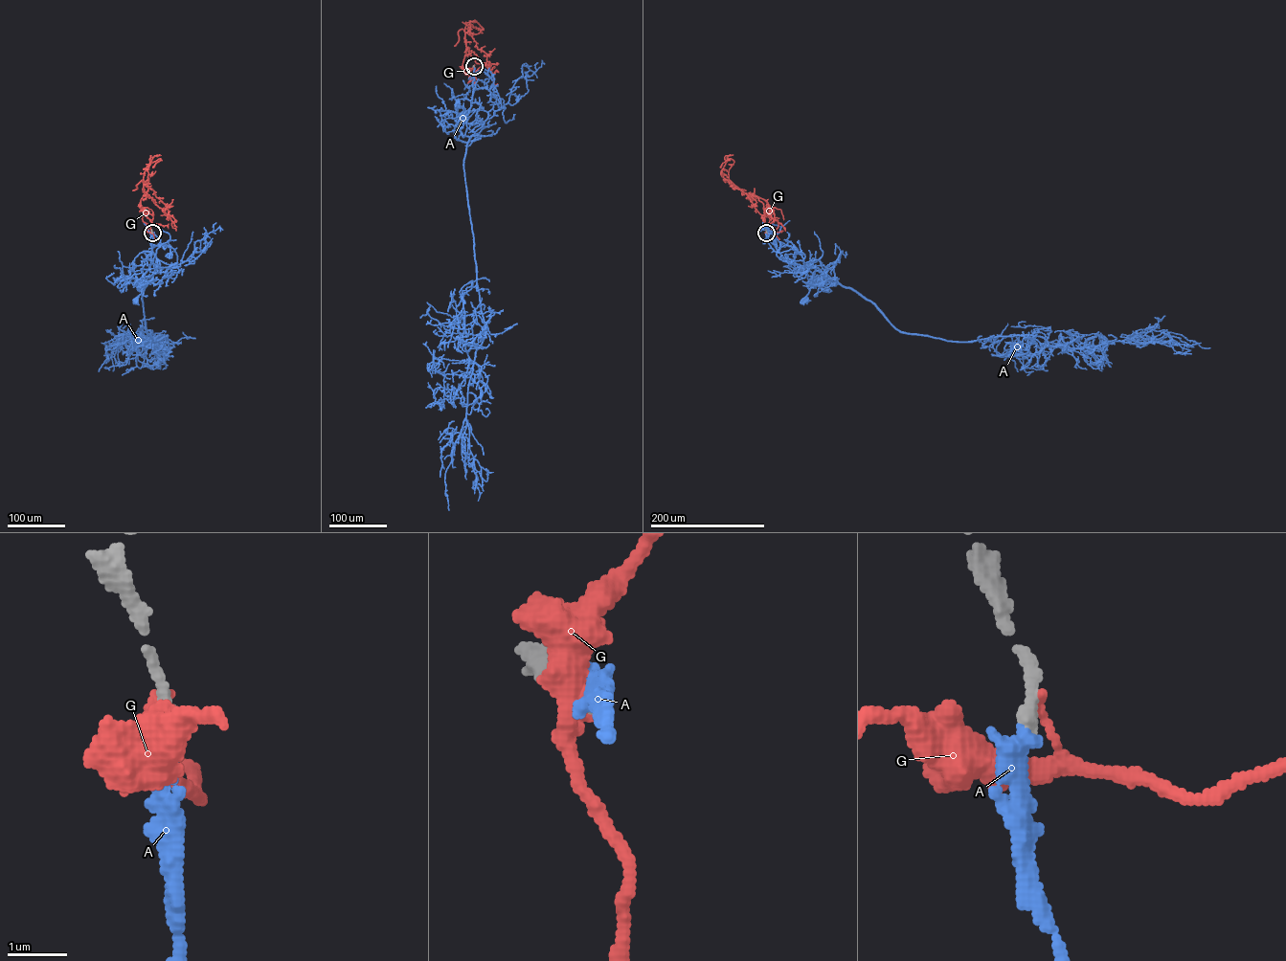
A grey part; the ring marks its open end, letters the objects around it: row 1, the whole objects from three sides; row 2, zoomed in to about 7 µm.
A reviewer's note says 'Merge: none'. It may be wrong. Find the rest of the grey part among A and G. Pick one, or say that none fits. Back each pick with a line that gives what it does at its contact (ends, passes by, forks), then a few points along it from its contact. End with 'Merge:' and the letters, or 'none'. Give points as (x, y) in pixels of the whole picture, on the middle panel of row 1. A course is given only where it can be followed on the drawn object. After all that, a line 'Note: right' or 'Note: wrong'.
A: It ends there. Its course: (474, 66), (471, 107), (460, 119), (463, 109), (457, 104)
Merge: A
Note: wrong

